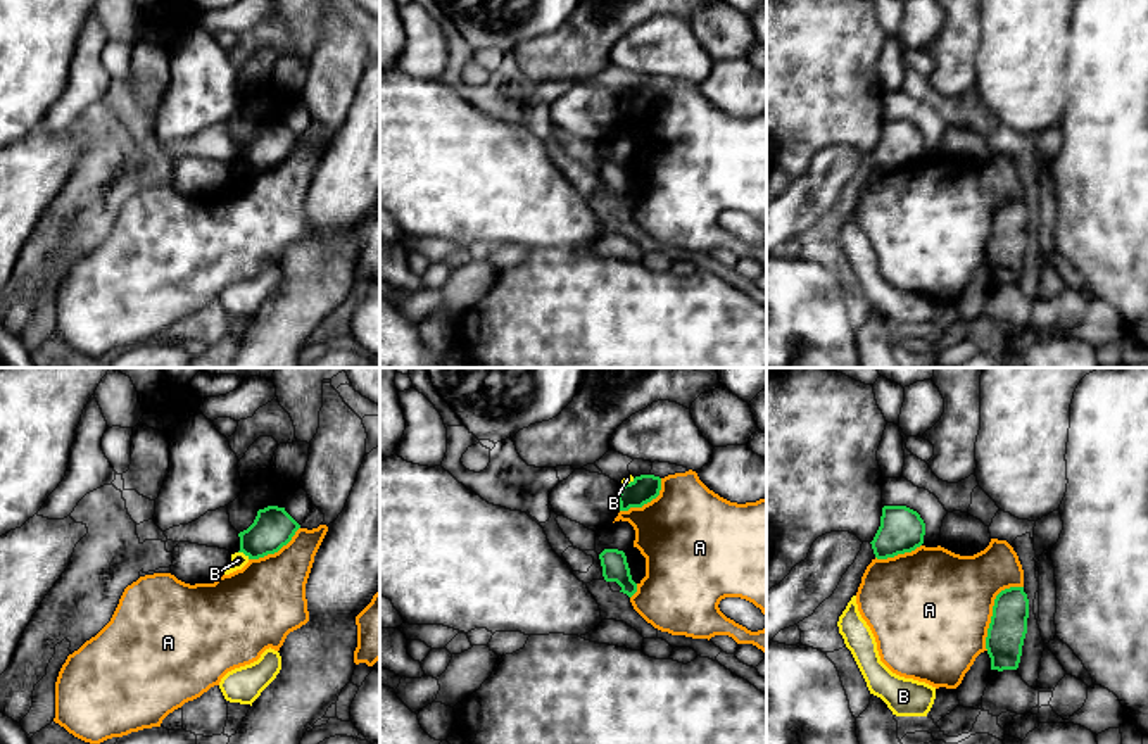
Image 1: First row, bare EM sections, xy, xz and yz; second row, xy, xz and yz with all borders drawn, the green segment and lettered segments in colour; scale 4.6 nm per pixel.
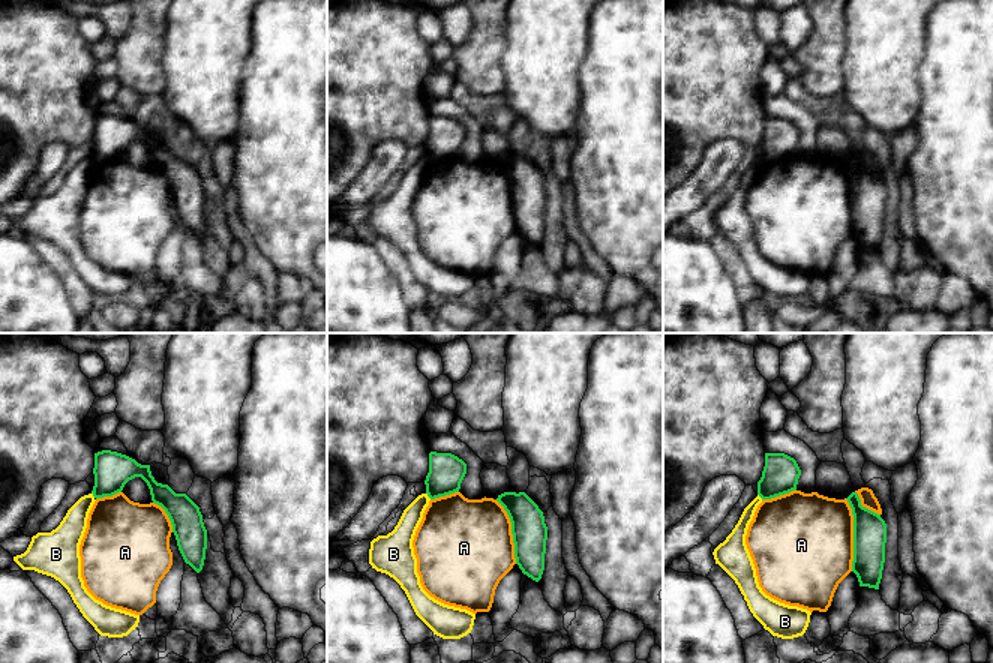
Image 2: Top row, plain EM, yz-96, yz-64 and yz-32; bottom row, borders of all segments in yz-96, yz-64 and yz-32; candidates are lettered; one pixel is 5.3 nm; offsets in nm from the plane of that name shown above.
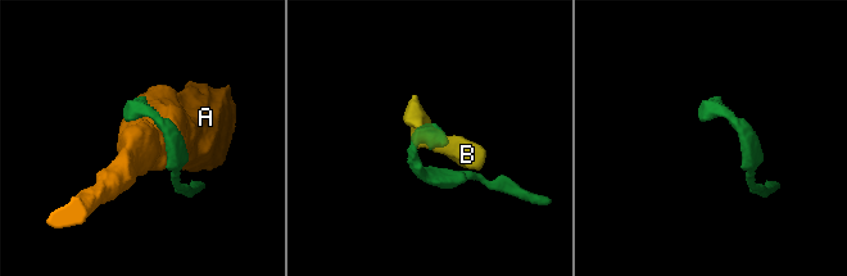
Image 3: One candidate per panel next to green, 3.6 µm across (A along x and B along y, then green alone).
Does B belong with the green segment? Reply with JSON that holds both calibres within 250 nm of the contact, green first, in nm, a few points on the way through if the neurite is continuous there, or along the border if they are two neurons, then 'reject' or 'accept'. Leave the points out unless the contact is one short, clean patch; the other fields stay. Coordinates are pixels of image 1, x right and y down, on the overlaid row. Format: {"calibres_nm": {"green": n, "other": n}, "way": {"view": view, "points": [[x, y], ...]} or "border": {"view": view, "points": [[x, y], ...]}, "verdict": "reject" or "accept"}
{"calibres_nm": {"green": 190, "other": 80}, "border": {"view": "xy", "points": [[239, 551], [249, 558]]}, "verdict": "reject"}

